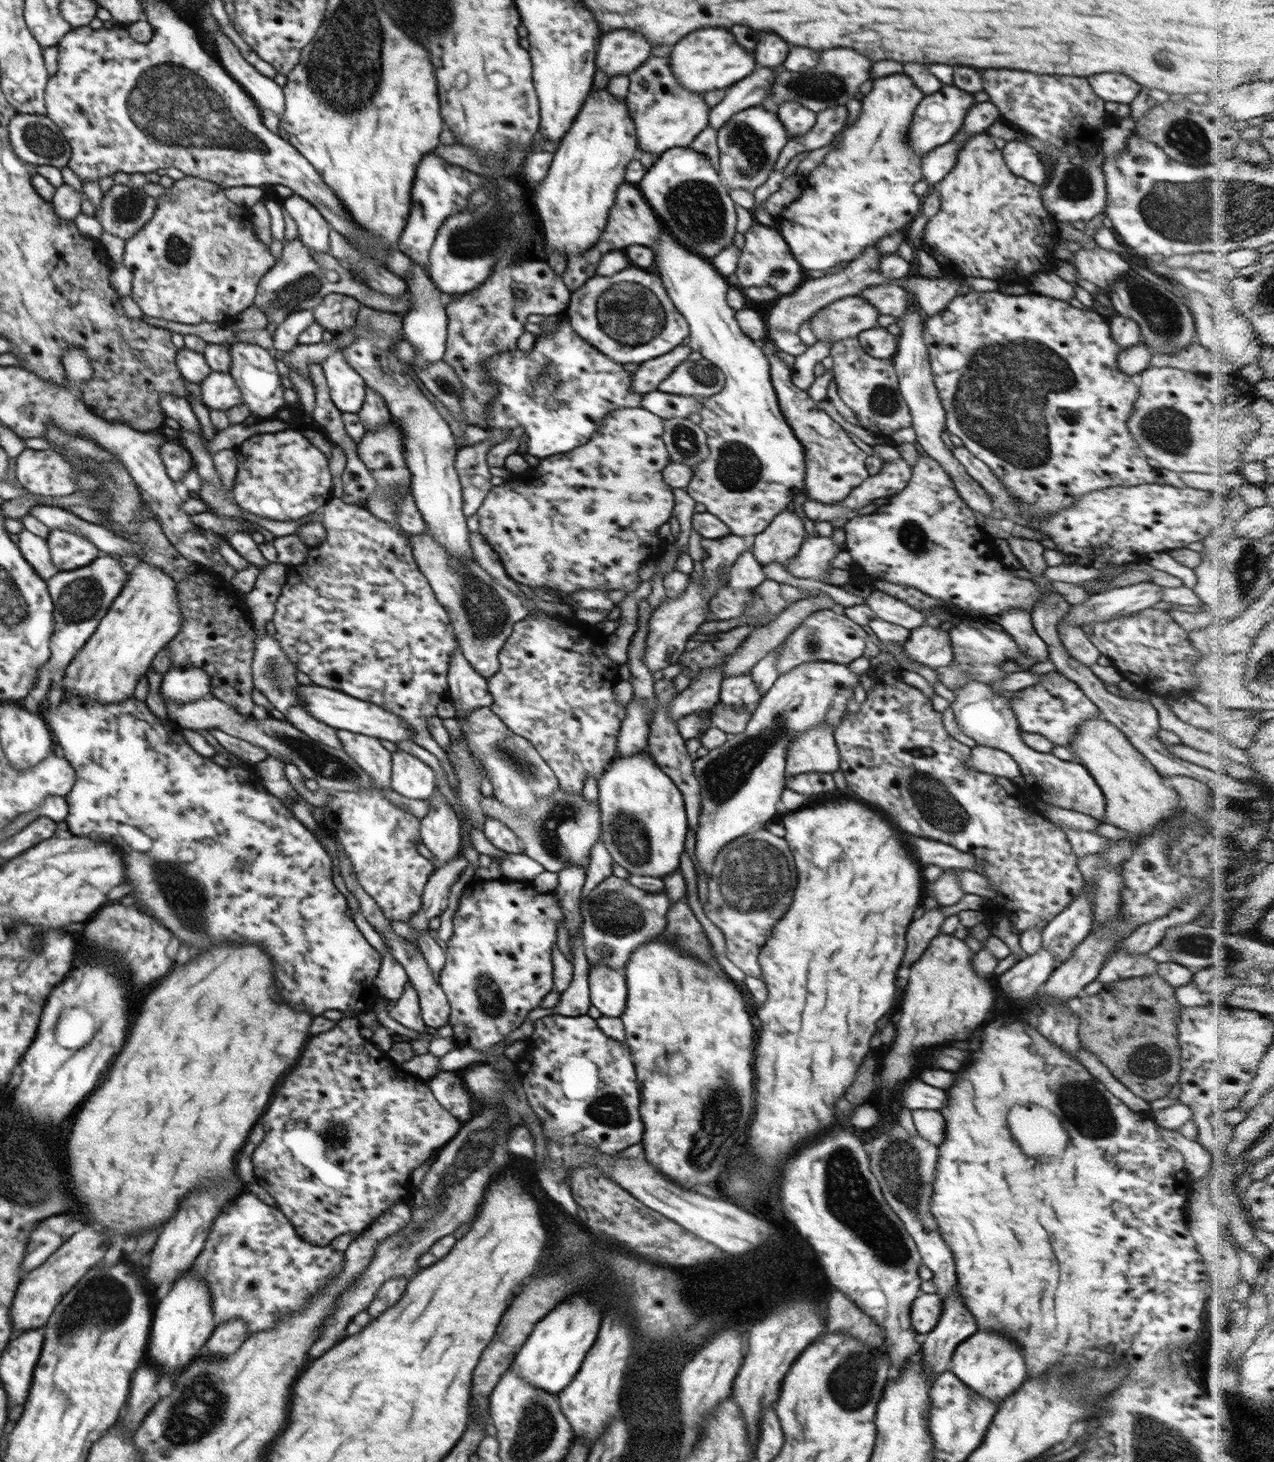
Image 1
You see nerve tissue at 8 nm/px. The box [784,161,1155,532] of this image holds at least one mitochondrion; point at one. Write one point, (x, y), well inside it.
(1000, 404)

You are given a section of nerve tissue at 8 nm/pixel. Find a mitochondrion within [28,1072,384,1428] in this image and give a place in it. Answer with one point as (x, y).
(108, 1298)

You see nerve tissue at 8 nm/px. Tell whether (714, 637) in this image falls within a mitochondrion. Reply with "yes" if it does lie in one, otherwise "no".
no

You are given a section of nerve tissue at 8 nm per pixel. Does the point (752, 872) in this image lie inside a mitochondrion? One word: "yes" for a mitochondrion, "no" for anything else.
yes

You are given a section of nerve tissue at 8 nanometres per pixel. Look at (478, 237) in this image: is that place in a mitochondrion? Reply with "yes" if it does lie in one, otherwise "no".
yes

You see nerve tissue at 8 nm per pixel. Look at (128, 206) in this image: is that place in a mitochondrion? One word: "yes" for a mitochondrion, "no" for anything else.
yes

